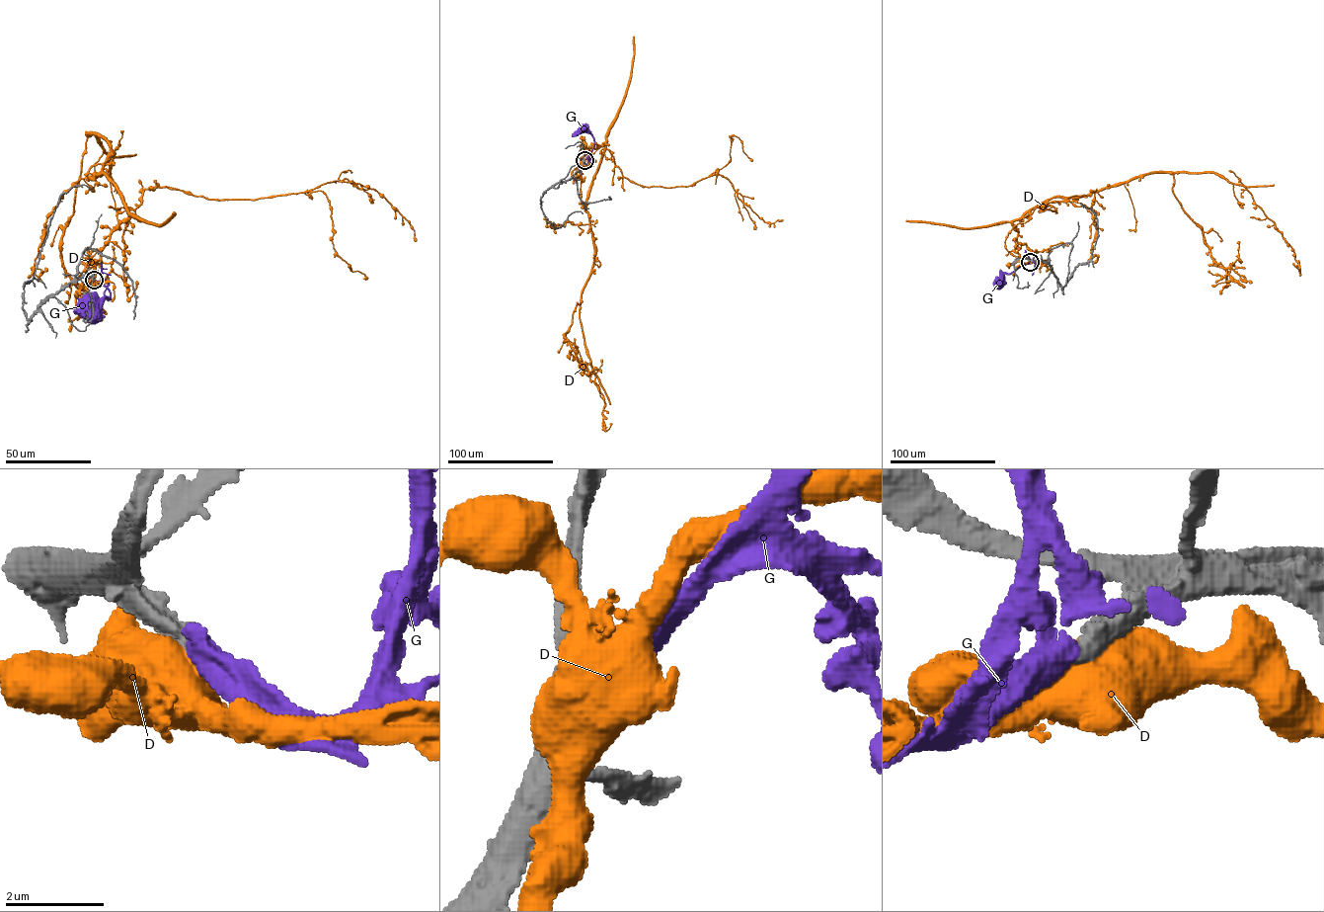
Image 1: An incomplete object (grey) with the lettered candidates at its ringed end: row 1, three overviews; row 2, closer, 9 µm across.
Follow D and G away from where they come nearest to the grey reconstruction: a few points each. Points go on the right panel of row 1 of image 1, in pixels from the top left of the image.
D: (1031, 262), (1041, 261), (1012, 222), (1040, 204), (1150, 173), (1206, 172), (1245, 187), (1292, 263)
G: (1030, 262), (1003, 273), (997, 280), (999, 284)

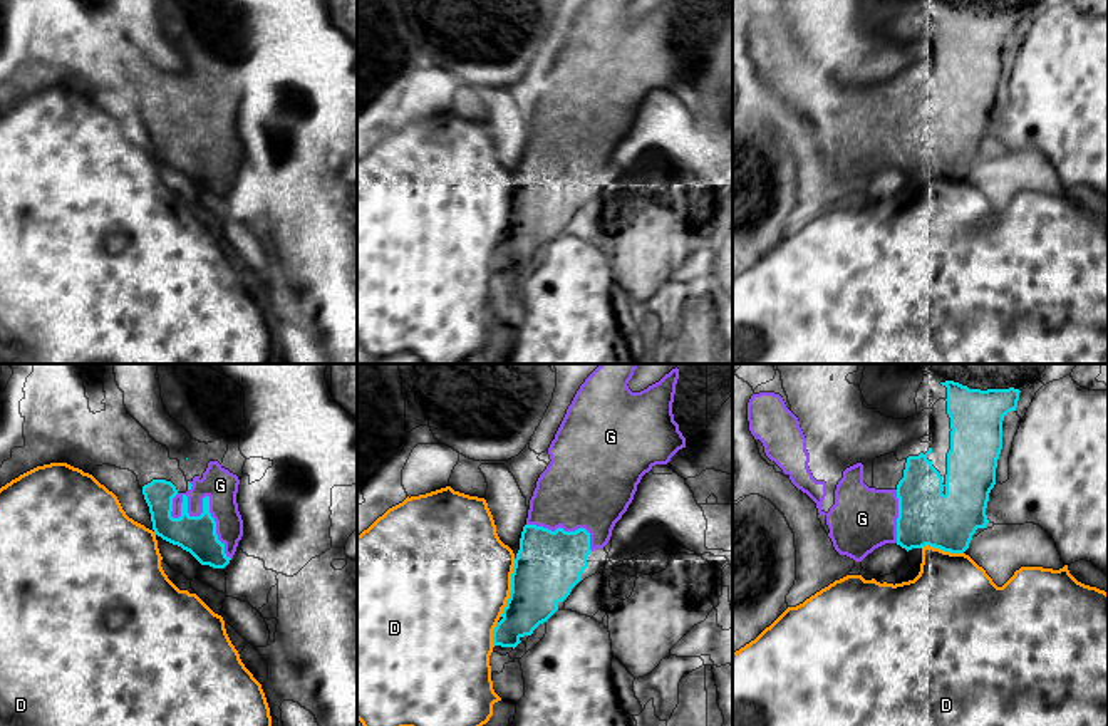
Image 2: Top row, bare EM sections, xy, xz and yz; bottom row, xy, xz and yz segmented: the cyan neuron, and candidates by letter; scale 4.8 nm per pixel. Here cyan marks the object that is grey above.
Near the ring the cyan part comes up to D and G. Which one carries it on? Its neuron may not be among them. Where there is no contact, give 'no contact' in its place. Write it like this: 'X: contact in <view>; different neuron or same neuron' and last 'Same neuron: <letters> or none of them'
D: contact in xz; different neuron
G: contact in xy; same neuron
Same neuron: G

